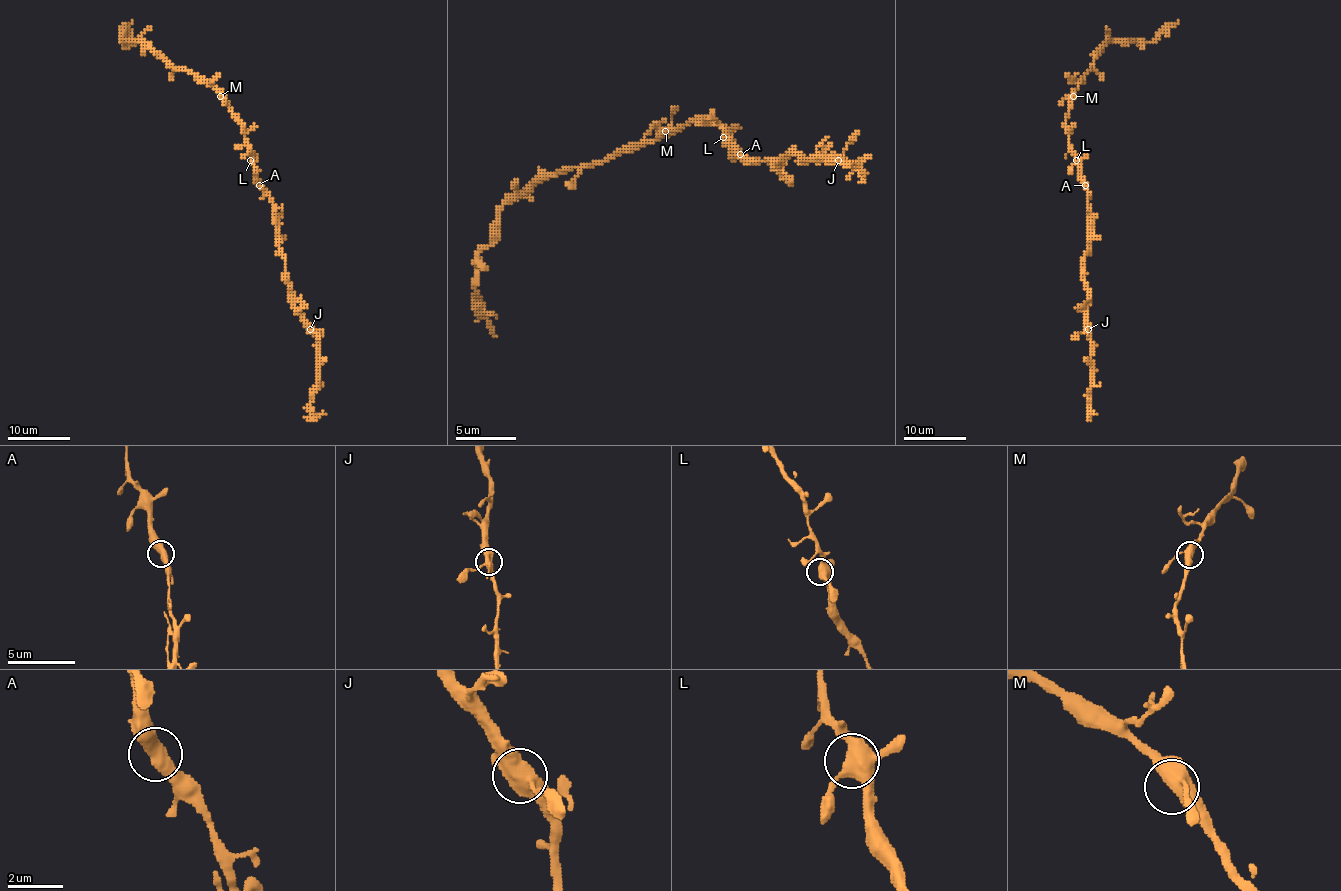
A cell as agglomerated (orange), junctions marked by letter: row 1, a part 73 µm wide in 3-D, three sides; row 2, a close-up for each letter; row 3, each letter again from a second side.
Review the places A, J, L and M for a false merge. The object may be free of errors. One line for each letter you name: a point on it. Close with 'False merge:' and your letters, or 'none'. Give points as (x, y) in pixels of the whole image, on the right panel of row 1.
False merge: none

